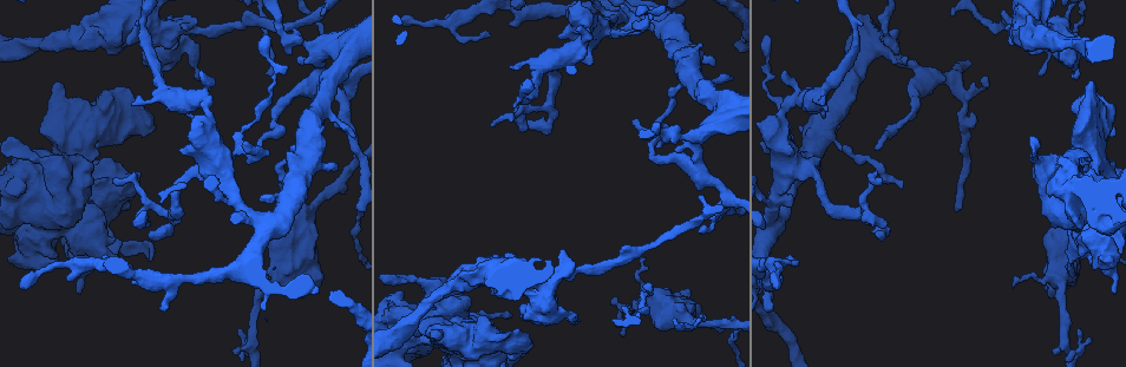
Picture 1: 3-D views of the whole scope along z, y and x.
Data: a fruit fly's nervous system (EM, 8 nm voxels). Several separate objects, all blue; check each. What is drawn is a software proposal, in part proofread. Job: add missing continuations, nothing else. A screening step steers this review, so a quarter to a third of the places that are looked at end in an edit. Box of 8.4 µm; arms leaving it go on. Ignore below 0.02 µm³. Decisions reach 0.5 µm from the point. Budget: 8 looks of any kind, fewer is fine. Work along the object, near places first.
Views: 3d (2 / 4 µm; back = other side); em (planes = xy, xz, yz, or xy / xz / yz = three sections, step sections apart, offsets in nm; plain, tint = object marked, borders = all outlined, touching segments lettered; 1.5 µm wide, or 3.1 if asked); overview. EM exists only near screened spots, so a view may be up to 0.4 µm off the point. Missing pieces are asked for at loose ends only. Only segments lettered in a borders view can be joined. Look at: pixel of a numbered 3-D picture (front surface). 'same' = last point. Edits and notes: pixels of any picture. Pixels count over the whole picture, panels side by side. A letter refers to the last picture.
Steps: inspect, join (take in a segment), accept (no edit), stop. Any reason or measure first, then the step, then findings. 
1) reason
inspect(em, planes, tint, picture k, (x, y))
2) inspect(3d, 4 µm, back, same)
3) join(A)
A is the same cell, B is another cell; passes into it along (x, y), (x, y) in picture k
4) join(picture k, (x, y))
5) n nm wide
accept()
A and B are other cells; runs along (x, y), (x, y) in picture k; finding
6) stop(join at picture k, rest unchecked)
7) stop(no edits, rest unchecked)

tapers out
inspect(em, xz, step 8, borders, picture 1, (643, 256))

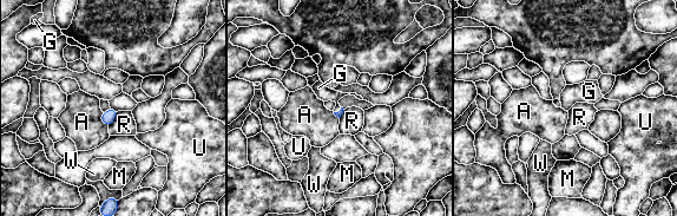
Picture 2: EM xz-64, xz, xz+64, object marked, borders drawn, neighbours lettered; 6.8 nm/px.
inspect(em, yz, step 4, borders, same)

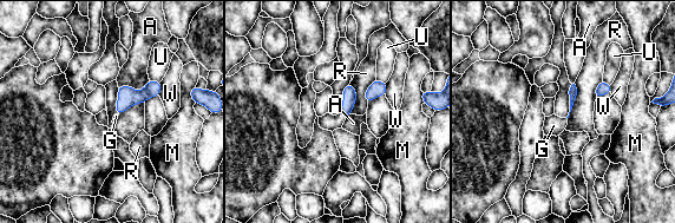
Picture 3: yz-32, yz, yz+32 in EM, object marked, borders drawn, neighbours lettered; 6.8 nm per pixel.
join(G)
G is the same cell, A, M, R, U and W are other cells; passes into it along (349, 94), (343, 115), (328, 122) in picture 3; the neuron continues

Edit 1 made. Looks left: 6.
redraw
inspect(overview)

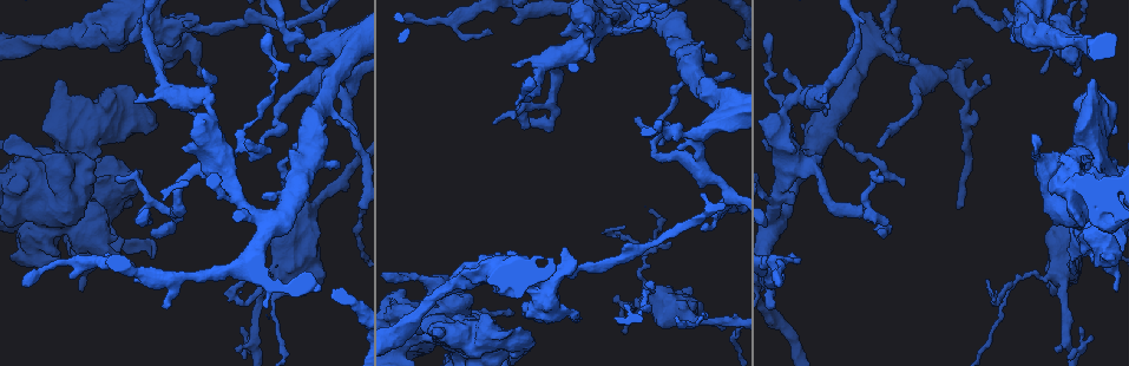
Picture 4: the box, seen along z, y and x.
branch stops here
inspect(3d, 4 µm, picture 4, (715, 64))

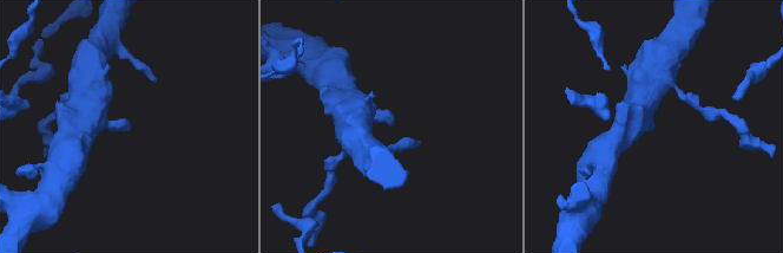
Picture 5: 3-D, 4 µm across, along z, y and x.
now the EM
inspect(em, xz, step 4, borders, picture 5, (391, 123))

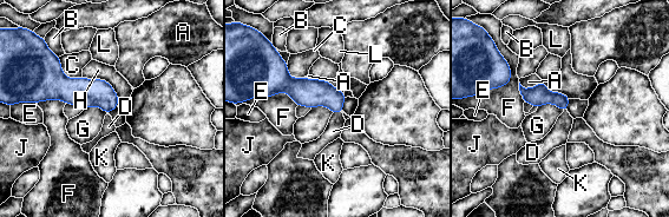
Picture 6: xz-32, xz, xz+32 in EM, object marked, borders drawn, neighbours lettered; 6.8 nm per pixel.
another direction
inspect(em, planes, borders, same)

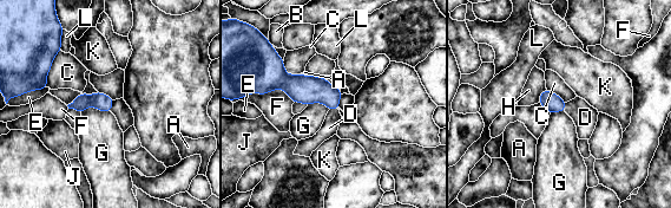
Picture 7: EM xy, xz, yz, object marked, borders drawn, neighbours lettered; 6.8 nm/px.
join(D)
D is the same cell, A, B, C, E, F, G, H, J, K and L are other cells; passes into it along (304, 89), (334, 109), (329, 128) in picture 7; the neuron continues

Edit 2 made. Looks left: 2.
inspect(overview)

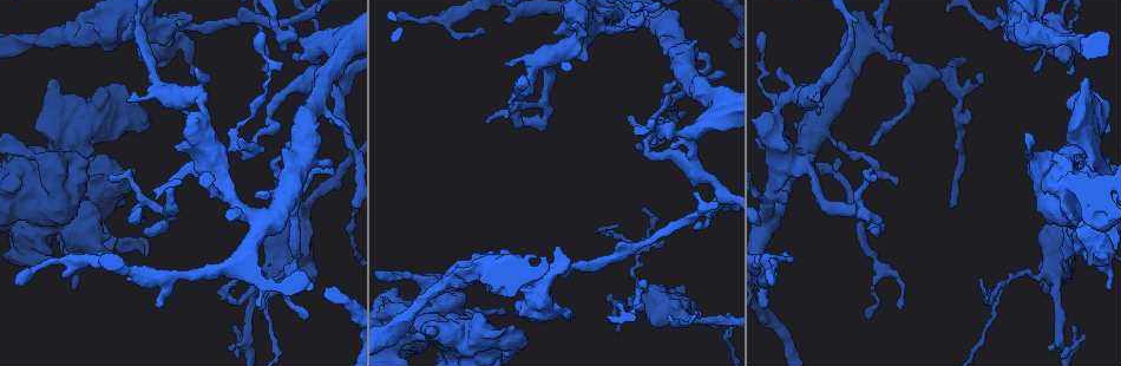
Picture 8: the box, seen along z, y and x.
inspect(em, planes, borders, picture 8, (560, 251))

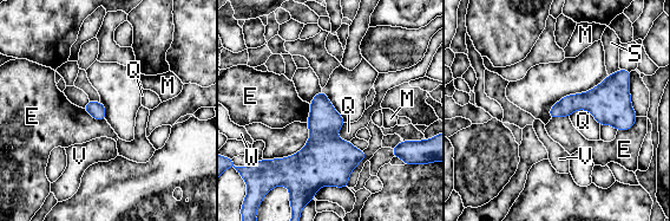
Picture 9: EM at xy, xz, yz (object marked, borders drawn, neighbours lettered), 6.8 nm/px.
accept()
E, M, Q, S, V and W are other cells; border along (638, 117), (630, 128), (617, 131) in picture 9; no lettered segment goes on from it

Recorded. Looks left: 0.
stop(join at picture 3, join at picture 7, rest unchecked)

